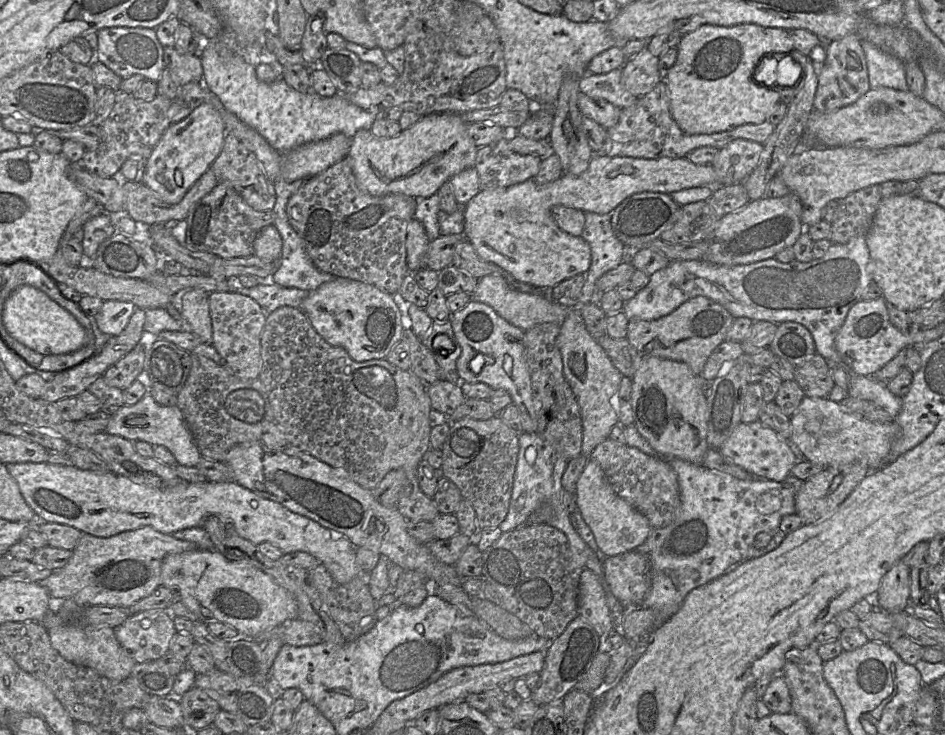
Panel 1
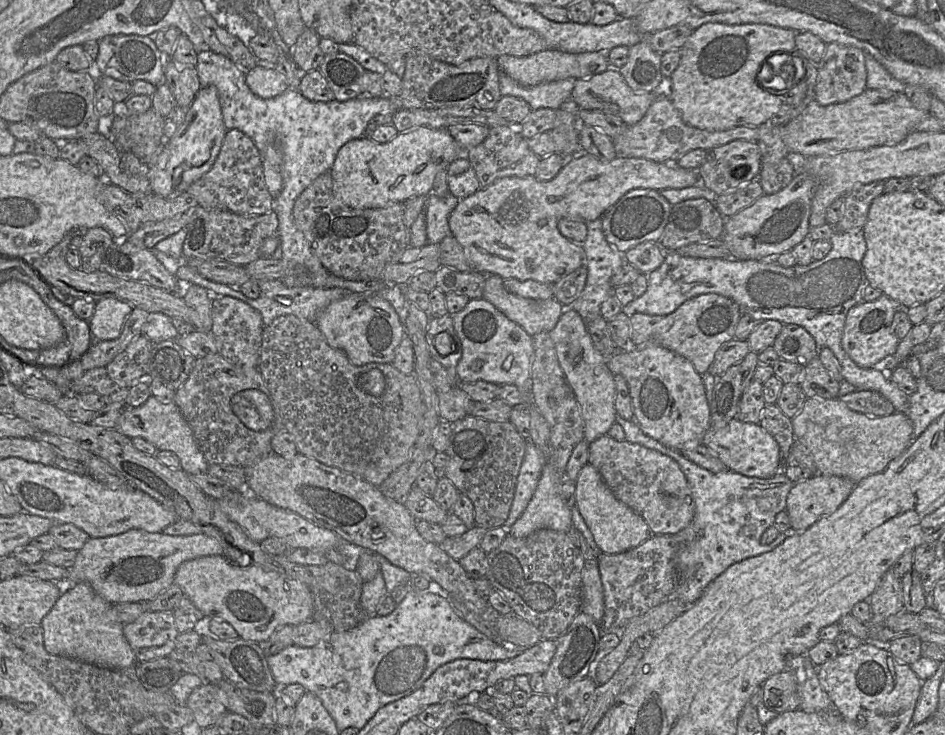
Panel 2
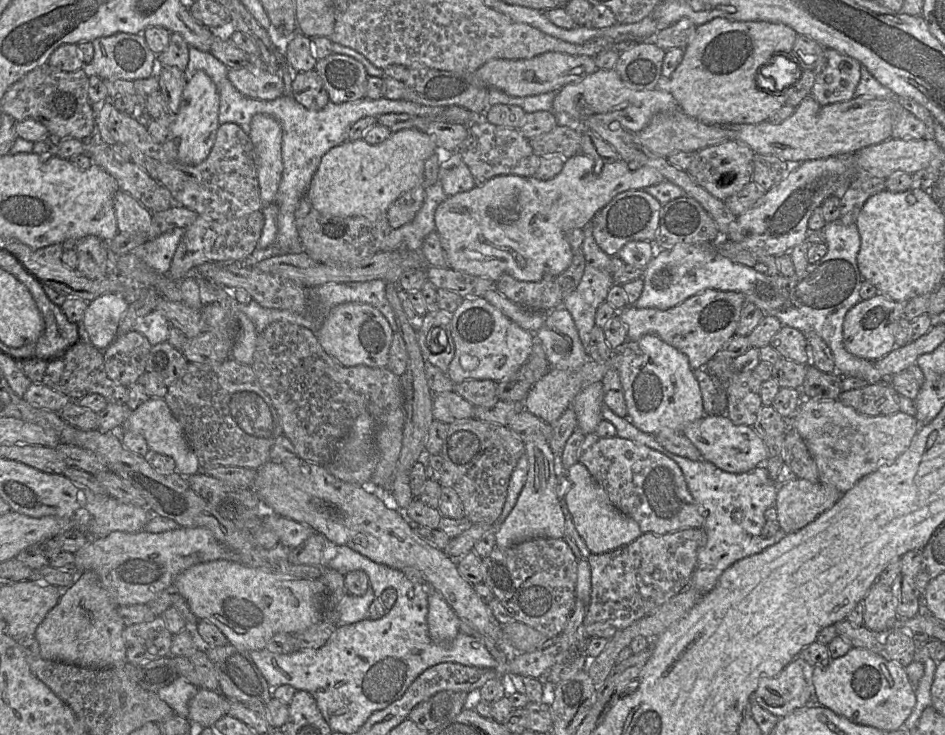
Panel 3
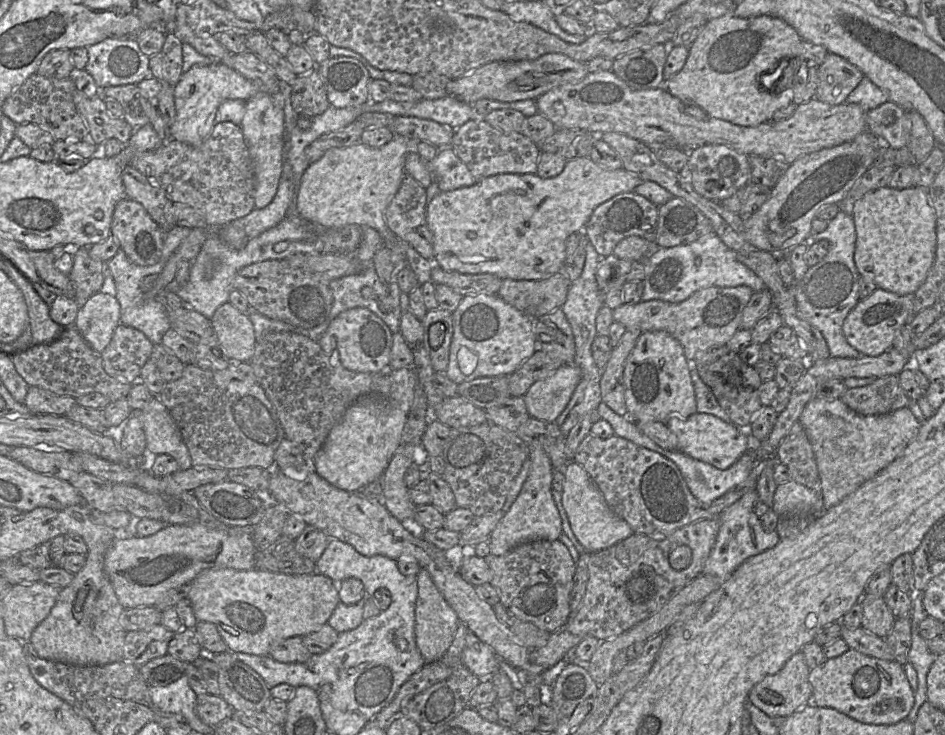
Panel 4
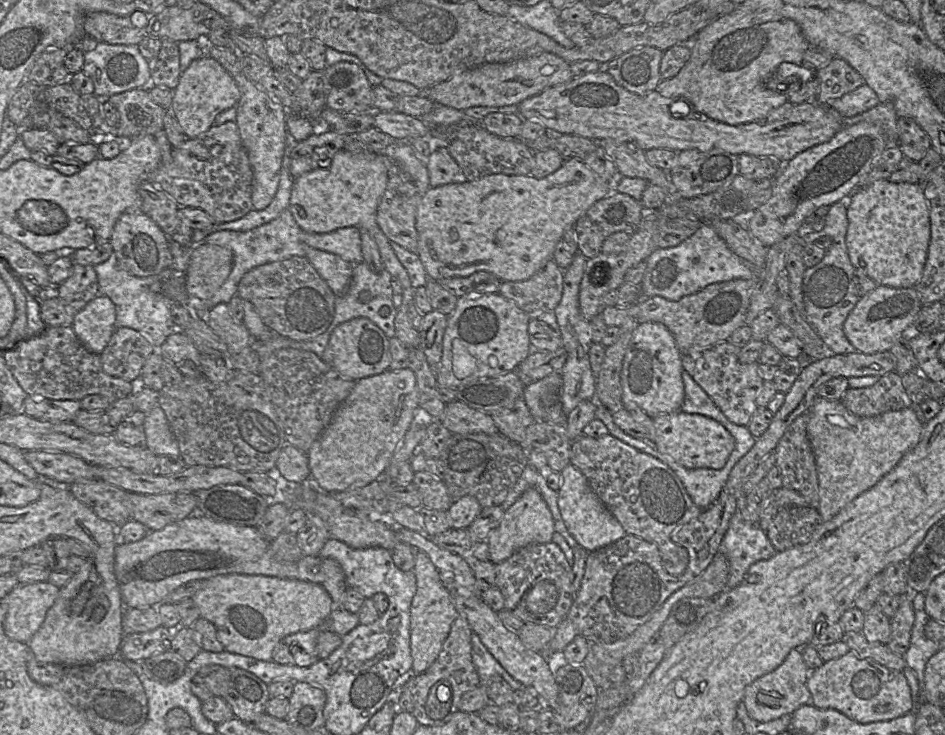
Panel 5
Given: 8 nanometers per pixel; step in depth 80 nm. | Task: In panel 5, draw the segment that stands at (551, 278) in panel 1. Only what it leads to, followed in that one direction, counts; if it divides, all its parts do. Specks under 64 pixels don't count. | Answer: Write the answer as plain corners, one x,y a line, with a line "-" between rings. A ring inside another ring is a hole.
570,159
564,161
563,165
553,174
537,179
530,175
505,175
493,174
477,180
465,183
447,184
430,188
422,197
416,213
416,230
418,233
418,246
416,254
419,256
429,279
440,282
450,277
468,277
476,272
485,271
492,273
502,281
523,281
532,277
542,269
546,263
553,258
557,244
562,240
564,233
575,226
576,222
585,215
588,209
597,201
609,194
617,192
614,184
608,184
596,175
584,161

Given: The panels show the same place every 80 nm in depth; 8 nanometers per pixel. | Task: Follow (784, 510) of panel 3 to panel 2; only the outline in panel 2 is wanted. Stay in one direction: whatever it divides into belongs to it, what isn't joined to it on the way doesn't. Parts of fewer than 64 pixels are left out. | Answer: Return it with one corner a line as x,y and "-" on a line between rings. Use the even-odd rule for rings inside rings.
819,473
795,483
787,495
785,507
791,526
790,534
804,531
836,511
854,487
855,483
849,479

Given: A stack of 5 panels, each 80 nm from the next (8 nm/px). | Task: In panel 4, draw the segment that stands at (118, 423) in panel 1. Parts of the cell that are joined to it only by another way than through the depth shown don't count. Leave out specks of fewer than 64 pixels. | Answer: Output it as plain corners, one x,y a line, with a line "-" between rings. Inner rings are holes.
158,397
153,398
143,410
136,413
146,436
147,455
171,455
177,461
180,470
187,470
193,466
178,425

